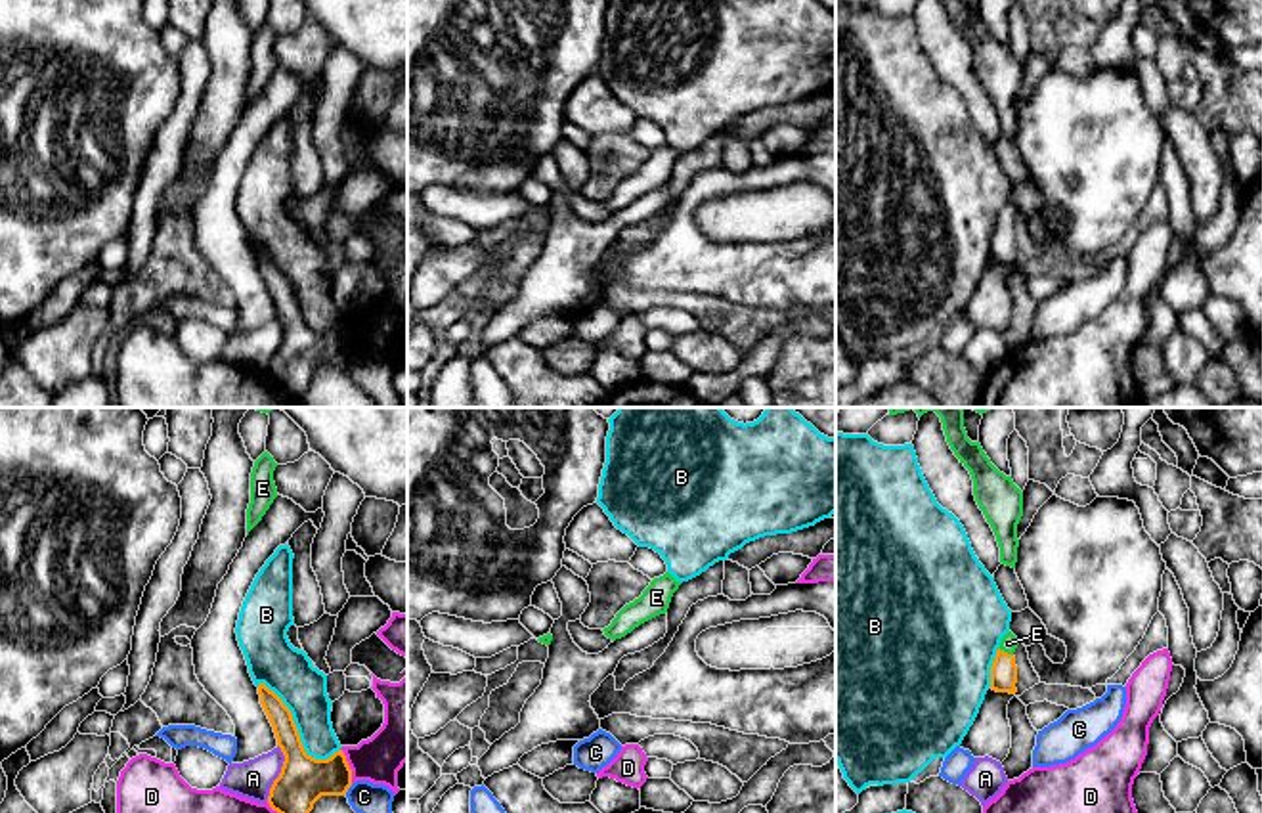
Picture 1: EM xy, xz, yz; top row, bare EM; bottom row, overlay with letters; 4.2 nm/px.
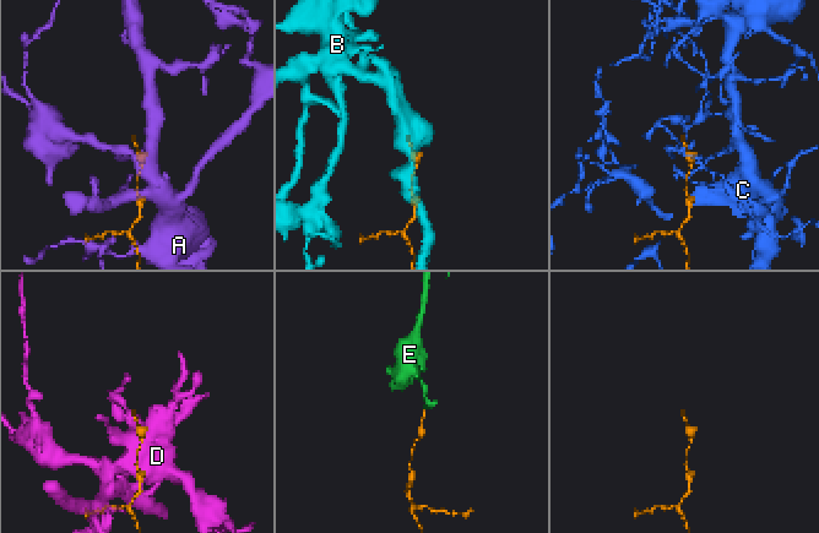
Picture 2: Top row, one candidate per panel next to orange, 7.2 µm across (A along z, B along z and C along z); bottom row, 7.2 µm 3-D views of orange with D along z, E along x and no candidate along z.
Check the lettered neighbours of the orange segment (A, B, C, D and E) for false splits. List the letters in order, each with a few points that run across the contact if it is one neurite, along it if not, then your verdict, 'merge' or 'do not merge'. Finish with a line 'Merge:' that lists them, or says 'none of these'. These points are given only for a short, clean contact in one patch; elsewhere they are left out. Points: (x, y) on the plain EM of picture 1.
A: do not merge
B: do not merge
C: xy (352, 354), (345, 364) | do not merge
D: do not merge
E: yz (1002, 243), (1006, 224), (1008, 215) | merge
Merge: E

